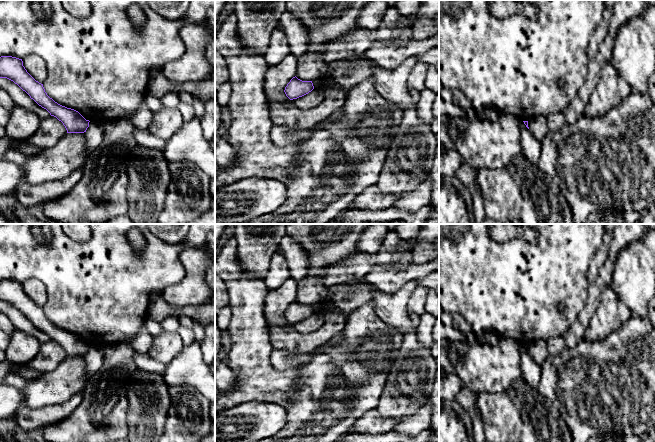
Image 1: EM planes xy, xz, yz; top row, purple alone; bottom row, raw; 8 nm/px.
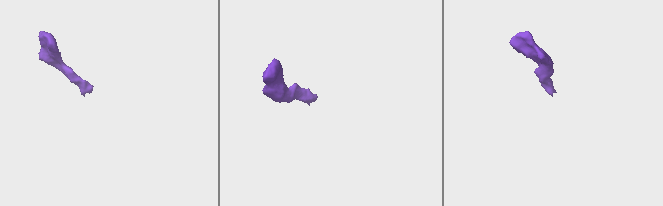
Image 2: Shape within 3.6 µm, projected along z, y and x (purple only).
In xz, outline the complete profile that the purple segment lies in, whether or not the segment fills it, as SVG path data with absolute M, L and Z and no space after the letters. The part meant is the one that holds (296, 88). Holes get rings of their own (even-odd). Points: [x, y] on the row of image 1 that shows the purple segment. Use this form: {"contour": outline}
{"contour": "M295 76L287 84L284 92L290 100L293 100L308 94L313 89L312 81L302 81Z"}

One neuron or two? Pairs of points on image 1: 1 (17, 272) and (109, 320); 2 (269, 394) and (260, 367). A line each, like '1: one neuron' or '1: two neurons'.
1: one neuron
2: one neuron

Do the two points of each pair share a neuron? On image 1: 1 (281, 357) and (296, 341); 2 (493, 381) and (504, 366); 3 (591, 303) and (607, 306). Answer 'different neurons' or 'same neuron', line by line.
1: different neurons
2: same neuron
3: different neurons

